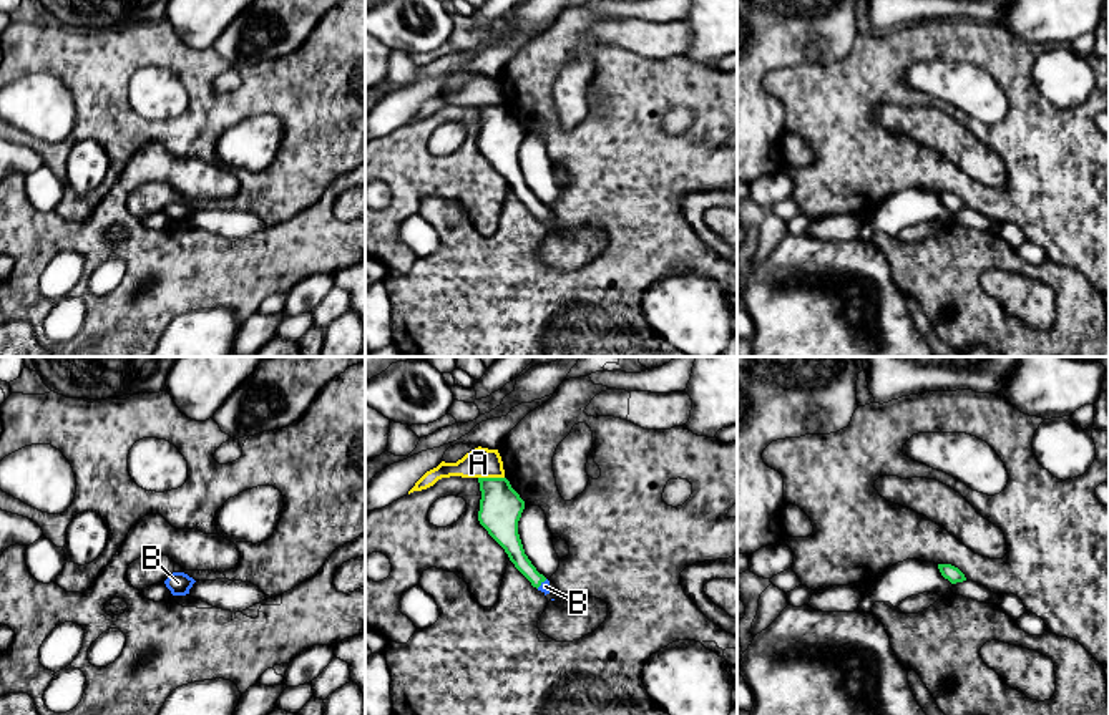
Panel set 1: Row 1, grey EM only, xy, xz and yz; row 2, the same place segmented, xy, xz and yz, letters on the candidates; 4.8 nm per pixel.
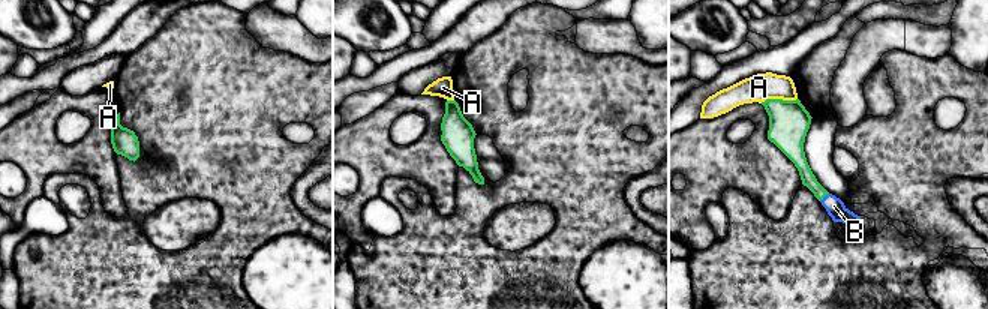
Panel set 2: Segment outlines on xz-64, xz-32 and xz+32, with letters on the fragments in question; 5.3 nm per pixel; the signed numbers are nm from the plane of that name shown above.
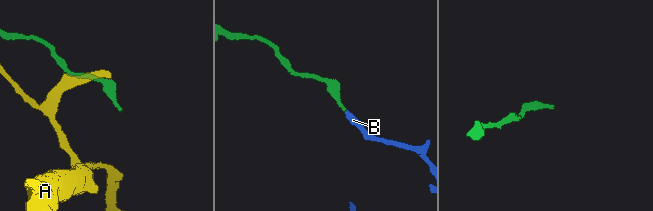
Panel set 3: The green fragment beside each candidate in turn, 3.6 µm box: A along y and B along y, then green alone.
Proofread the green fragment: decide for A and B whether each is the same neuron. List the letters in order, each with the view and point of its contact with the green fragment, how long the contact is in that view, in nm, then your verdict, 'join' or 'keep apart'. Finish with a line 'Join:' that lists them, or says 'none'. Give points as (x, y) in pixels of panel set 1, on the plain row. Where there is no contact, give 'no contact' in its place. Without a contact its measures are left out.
A: meets green in xz at (492, 107); contact 130 nm long; keep apart
B: meets green in xz at (542, 209); contact 70 nm long; join
Join: B

